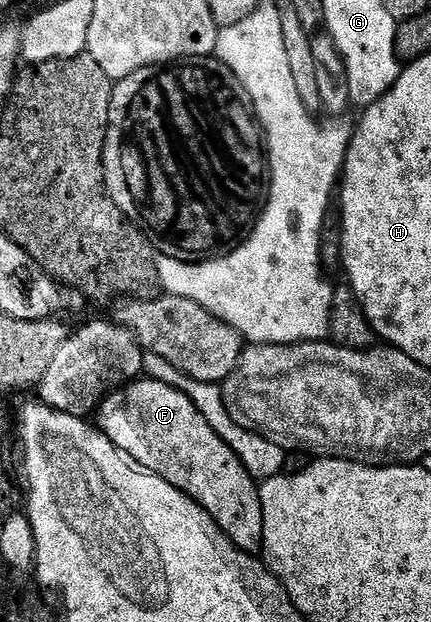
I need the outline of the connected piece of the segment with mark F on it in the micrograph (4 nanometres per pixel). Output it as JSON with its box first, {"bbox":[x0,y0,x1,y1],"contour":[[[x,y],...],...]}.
{"bbox":[97,377,263,555],"contour":[[[148,377],[128,382],[100,402],[97,425],[121,452],[129,452],[150,474],[161,476],[209,512],[237,549],[254,555],[262,551],[263,509],[256,479],[180,390]]]}

